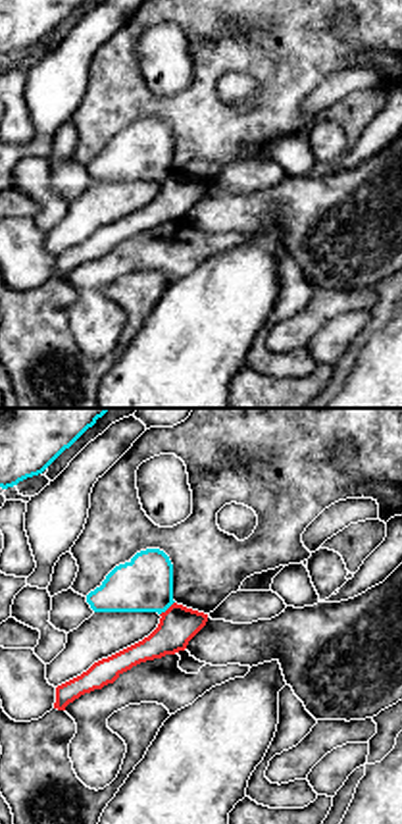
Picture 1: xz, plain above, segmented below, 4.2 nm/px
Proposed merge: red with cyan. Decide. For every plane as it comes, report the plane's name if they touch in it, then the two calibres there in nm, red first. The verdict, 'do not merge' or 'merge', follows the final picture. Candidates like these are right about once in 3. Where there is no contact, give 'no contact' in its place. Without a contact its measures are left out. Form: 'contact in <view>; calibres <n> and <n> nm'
contact in xz; calibres 160 and 240 nm

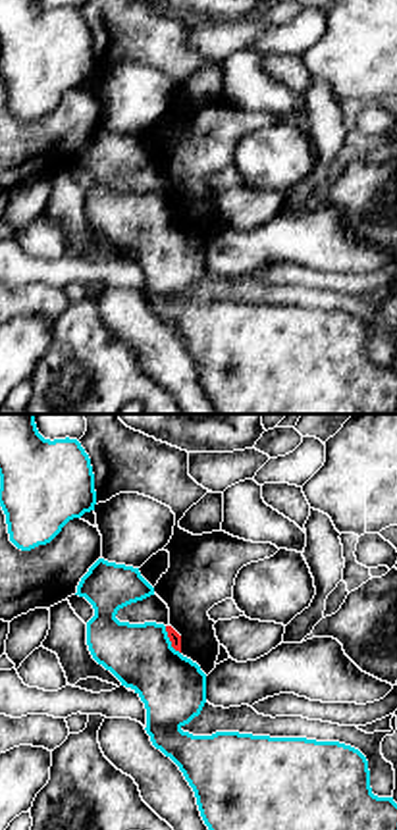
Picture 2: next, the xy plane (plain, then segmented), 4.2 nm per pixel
contact in xy; calibres 50 and 280 nm

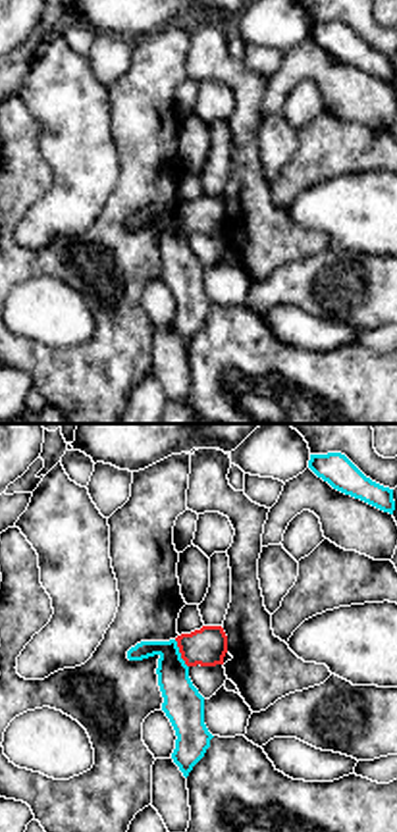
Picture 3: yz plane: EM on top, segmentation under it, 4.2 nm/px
contact in yz; calibres 160 and 170 nm

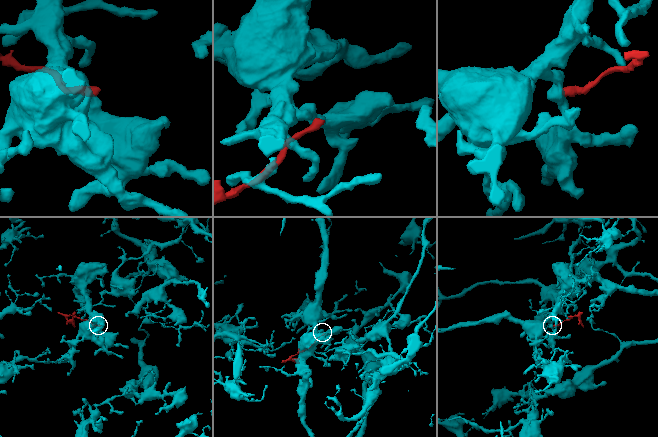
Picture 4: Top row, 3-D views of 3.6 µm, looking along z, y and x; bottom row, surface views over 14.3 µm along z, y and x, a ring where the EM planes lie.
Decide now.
do not merge

